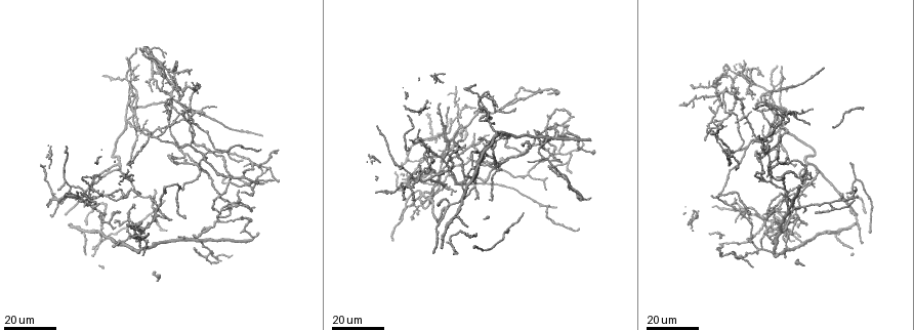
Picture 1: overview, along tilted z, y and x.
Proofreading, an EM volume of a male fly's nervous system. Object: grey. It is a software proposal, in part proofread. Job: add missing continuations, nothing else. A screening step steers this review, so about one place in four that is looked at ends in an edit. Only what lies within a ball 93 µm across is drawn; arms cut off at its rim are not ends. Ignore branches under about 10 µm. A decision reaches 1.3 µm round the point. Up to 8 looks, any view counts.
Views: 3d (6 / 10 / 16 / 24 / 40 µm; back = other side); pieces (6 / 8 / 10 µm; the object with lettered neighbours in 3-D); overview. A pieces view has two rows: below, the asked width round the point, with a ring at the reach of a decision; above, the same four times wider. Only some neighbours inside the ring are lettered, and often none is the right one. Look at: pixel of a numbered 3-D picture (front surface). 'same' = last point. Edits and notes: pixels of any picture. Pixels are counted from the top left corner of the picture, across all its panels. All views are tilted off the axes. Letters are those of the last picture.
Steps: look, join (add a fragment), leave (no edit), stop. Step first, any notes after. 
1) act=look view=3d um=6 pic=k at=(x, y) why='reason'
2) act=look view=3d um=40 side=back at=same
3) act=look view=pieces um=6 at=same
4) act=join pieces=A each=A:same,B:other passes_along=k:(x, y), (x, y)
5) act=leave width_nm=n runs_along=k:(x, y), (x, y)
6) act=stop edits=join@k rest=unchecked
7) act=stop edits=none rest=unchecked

act=look view=3d um=16 pic=1 at=(241, 192) why='long arm stops here'

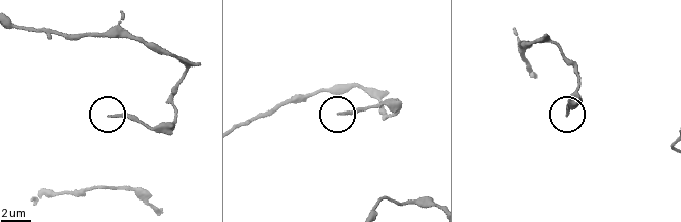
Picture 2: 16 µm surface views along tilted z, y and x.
act=look view=pieces um=10 pic=2 at=(341, 113)

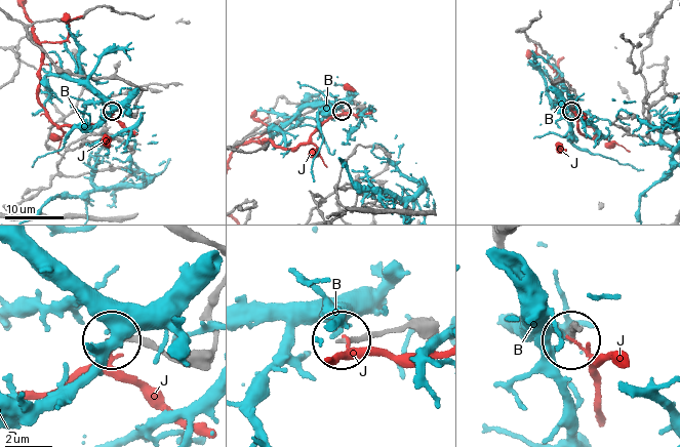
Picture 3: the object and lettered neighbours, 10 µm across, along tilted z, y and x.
act=leave each=B:other,J:other found='no lettered fragment goes on from it'

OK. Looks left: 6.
act=look view=3d um=24 pic=1 at=(553, 161) why='end of a long branch'

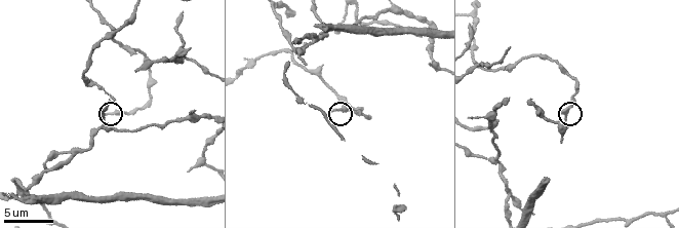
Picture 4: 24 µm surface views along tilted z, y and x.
act=look view=pieces um=6 pic=4 at=(334, 109) why='see the neighbours'

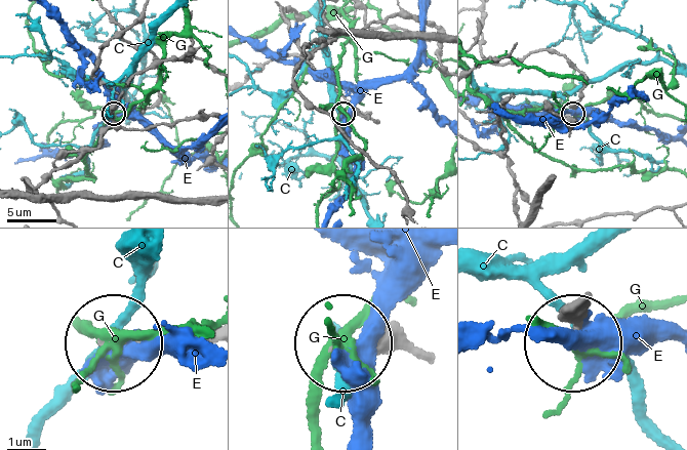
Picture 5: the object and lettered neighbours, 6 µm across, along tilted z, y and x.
act=leave each=C:other,E:other,G:other runs_along=5:(398, 345), (346, 344) found='no lettered fragment goes on from it'

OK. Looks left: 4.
act=look view=3d um=16 pic=1 at=(810, 123) why='an open end'

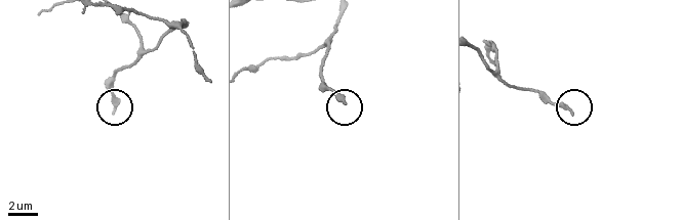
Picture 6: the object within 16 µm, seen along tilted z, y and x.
act=look view=pieces um=10 pic=6 at=(571, 114)

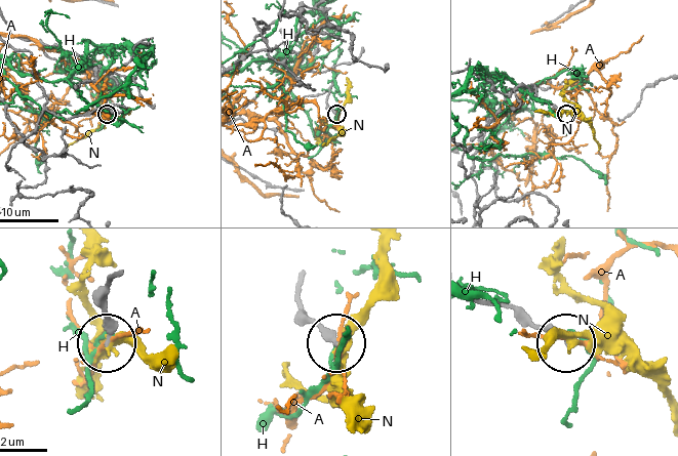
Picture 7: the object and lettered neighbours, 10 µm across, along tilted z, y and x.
act=leave each=A:other,H:other,N:other runs_along=7:(301, 285), (302, 316), (337, 341) found='none of them fits'

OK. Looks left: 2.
act=look view=3d um=24 pic=1 at=(426, 151) why='thin end'

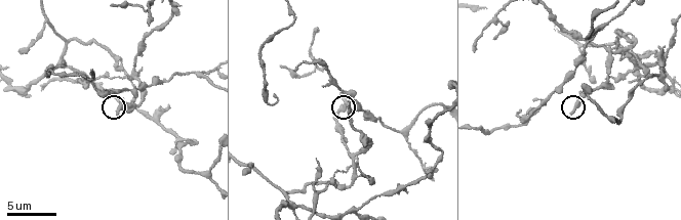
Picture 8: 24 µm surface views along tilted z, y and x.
act=look view=pieces um=6 pic=8 at=(117, 113) why='what lies round it'

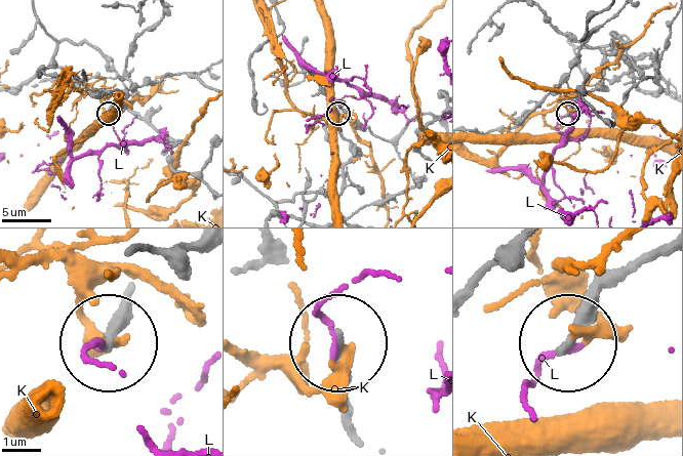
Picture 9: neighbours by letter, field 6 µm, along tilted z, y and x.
act=leave width_nm=170 each=K:other,L:other found='none of them fits'

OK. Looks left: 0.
act=stop edits=none rest=unchecked

